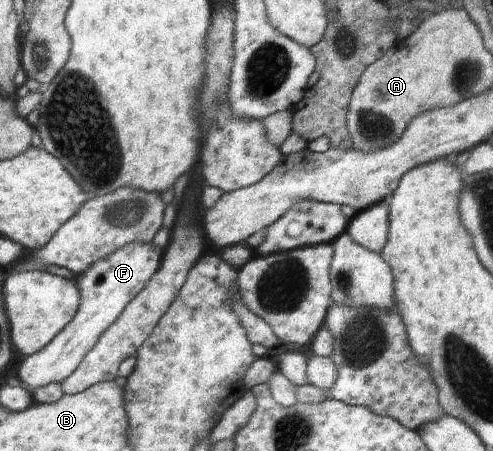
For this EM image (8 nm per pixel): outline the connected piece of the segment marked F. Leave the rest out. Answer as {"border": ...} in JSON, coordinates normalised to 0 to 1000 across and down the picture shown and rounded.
{"border":[[[266,539],[264,545],[239,550],[213,574],[201,574],[181,599],[156,612],[152,619],[162,672],[148,710],[95,767],[34,807],[34,836],[55,851],[55,865],[67,869],[99,849],[124,851],[148,829],[172,789],[197,767],[205,745],[245,705],[254,683],[302,632],[302,621],[318,608],[333,570],[331,550],[310,541]]]}

